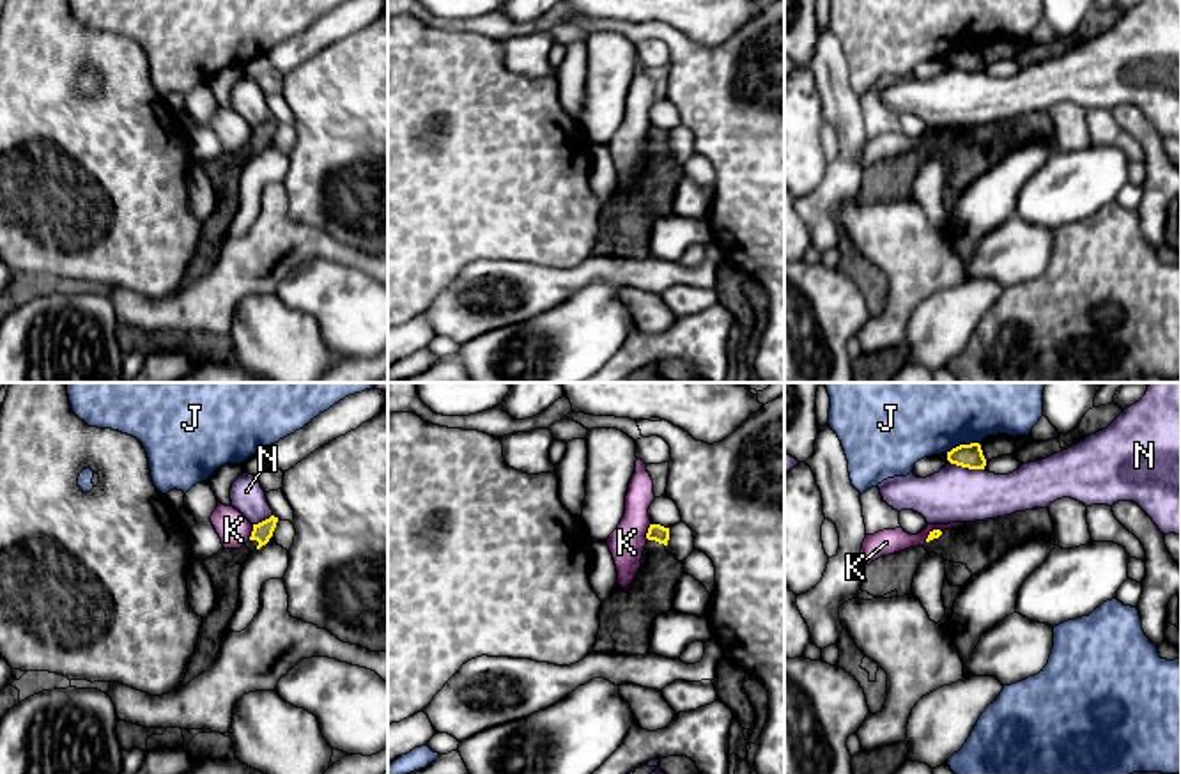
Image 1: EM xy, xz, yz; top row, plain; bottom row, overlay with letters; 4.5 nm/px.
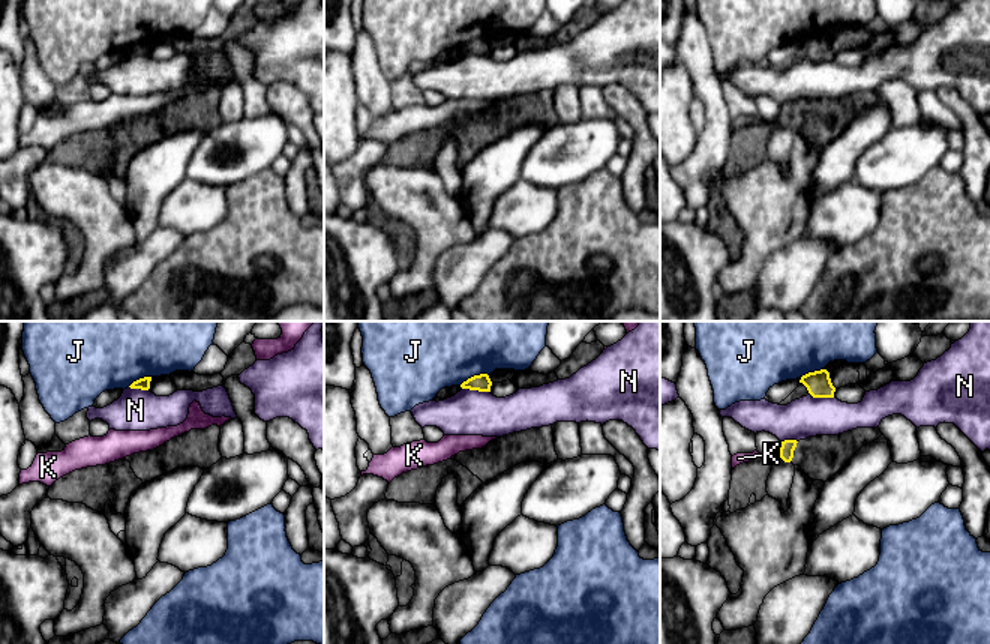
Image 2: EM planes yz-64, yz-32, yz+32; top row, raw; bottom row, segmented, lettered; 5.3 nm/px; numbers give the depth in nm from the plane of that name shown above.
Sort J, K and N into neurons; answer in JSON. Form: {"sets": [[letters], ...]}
{"sets": [["J"], ["K"], ["N"]]}

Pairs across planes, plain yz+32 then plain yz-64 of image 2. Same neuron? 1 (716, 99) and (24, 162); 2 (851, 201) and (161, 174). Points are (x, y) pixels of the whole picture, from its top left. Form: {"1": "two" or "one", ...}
{"1": "one", "2": "two"}

